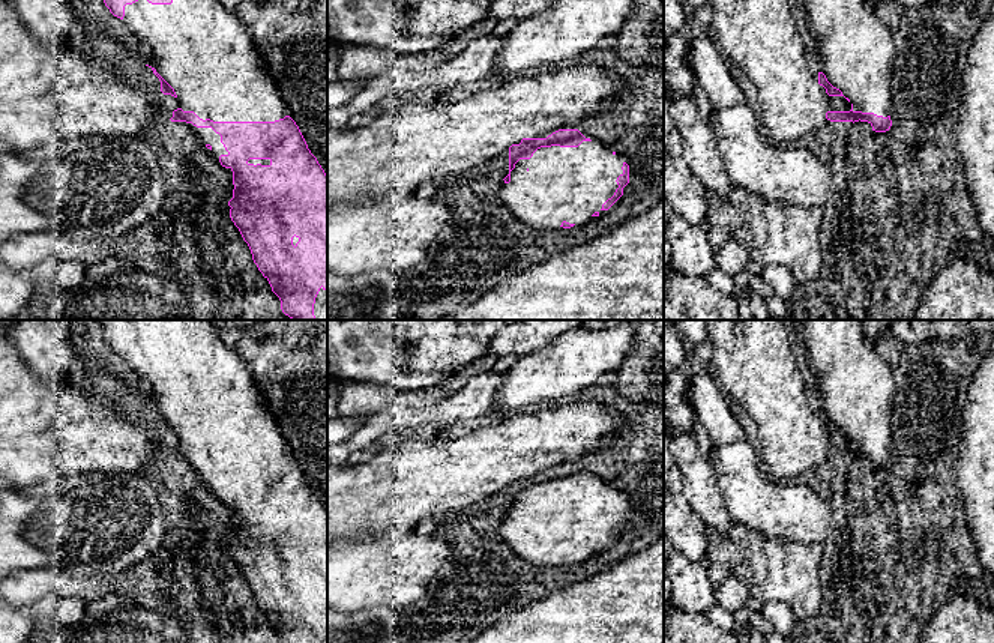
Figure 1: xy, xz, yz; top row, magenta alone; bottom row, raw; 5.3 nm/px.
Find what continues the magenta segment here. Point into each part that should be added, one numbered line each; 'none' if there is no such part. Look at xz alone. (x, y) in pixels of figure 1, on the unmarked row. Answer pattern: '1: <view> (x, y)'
1: xz (563, 520)

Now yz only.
1: yz (855, 385)

